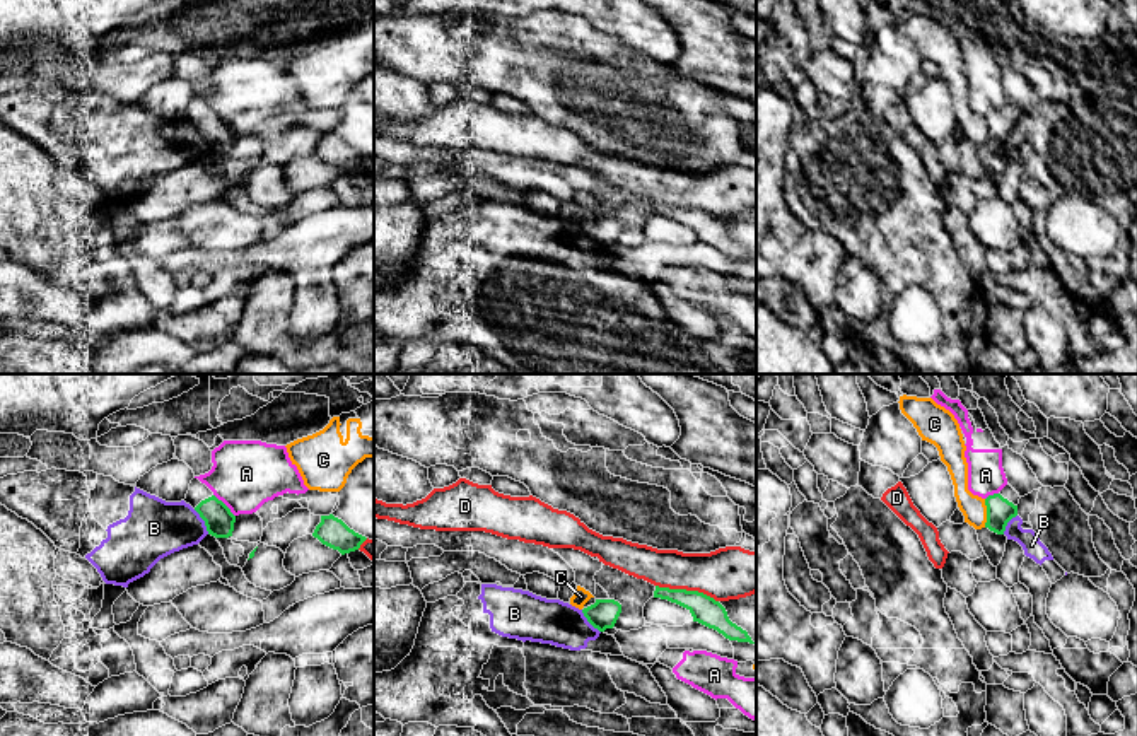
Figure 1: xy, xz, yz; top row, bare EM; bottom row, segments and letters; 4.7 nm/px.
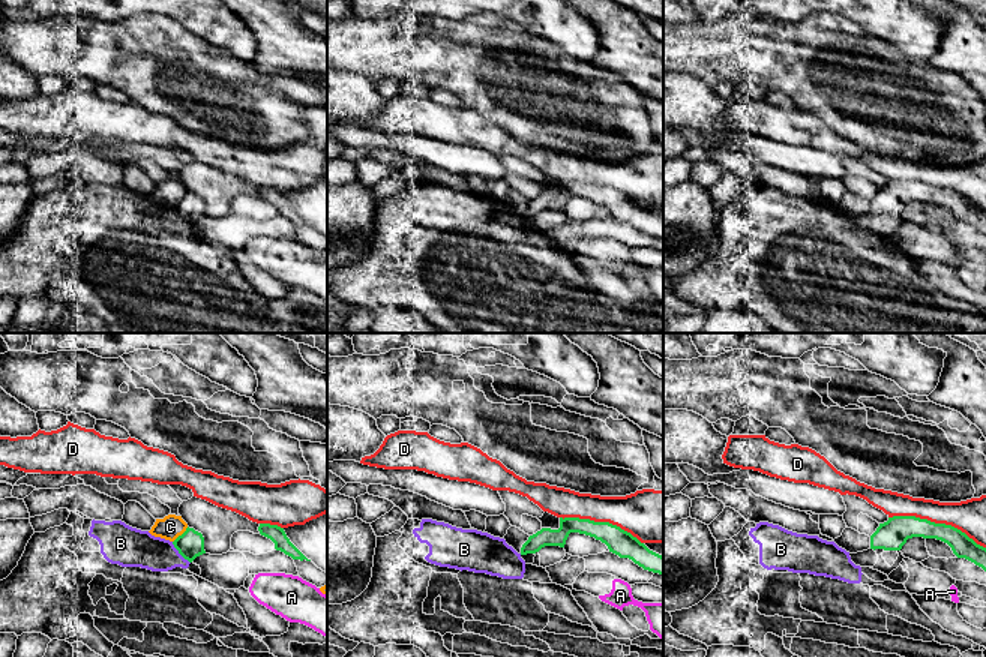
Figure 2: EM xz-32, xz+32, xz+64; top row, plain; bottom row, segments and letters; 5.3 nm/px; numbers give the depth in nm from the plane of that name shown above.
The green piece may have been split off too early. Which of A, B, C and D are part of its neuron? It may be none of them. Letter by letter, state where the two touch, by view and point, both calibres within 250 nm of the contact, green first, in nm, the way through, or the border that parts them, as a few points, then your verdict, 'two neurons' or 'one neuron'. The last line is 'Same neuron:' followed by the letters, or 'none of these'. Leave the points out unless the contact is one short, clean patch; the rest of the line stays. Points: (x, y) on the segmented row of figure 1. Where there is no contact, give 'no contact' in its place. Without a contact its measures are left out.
A: xy (226, 506) | 140/320 nm | along xy (214, 494), (234, 516) | two neurons
B: xy (204, 519) | 140/280 nm | along xy (193, 509), (209, 533) | two neurons
C: yz (987, 513) | 130/120 nm | along yz (984, 499), (985, 526) | two neurons
D: xz (685, 589) | 140/240 nm | two neurons
Same neuron: none of these

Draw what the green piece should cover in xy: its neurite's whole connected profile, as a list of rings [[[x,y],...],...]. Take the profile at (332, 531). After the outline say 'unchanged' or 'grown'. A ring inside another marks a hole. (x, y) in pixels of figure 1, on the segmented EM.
[[[333,514],[321,516],[321,523],[316,526],[312,536],[341,555],[359,550],[367,540]]]; unchanged

